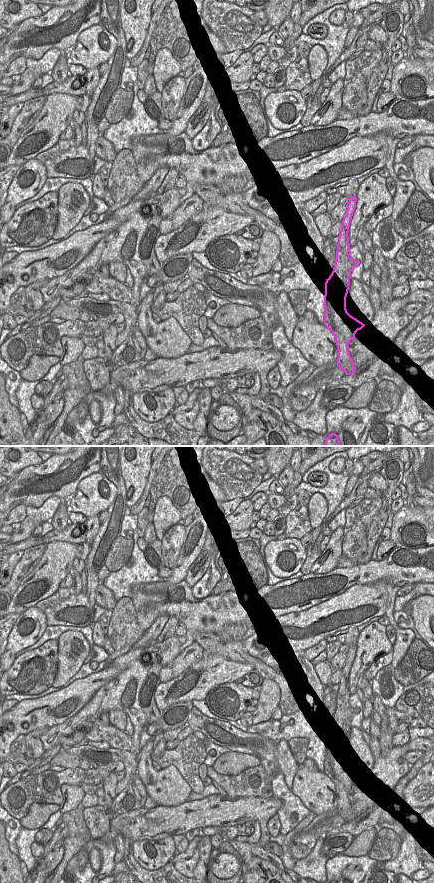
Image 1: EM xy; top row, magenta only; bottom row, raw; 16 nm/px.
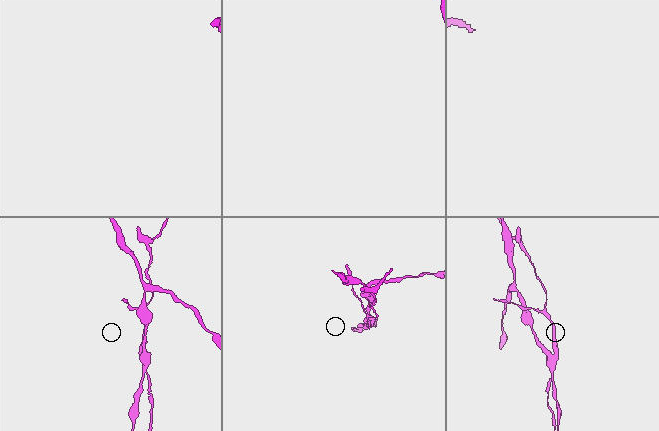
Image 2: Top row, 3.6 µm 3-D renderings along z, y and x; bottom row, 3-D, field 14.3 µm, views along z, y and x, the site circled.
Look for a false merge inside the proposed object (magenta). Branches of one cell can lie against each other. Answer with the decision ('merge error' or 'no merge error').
merge error

